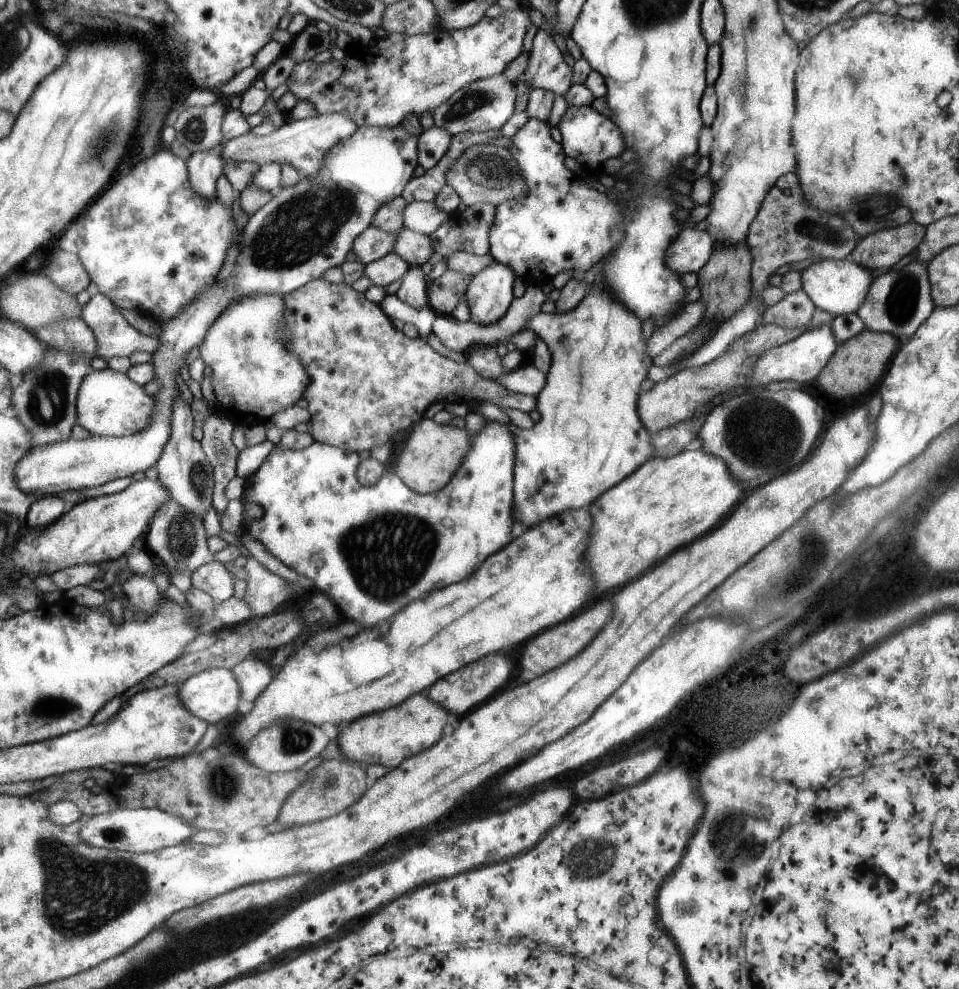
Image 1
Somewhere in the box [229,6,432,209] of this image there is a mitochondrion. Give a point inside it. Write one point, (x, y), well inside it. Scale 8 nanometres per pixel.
(313, 41)

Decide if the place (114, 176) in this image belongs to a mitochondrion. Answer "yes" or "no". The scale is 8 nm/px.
no

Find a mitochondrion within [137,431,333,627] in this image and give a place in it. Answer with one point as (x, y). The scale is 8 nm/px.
(181, 538)

